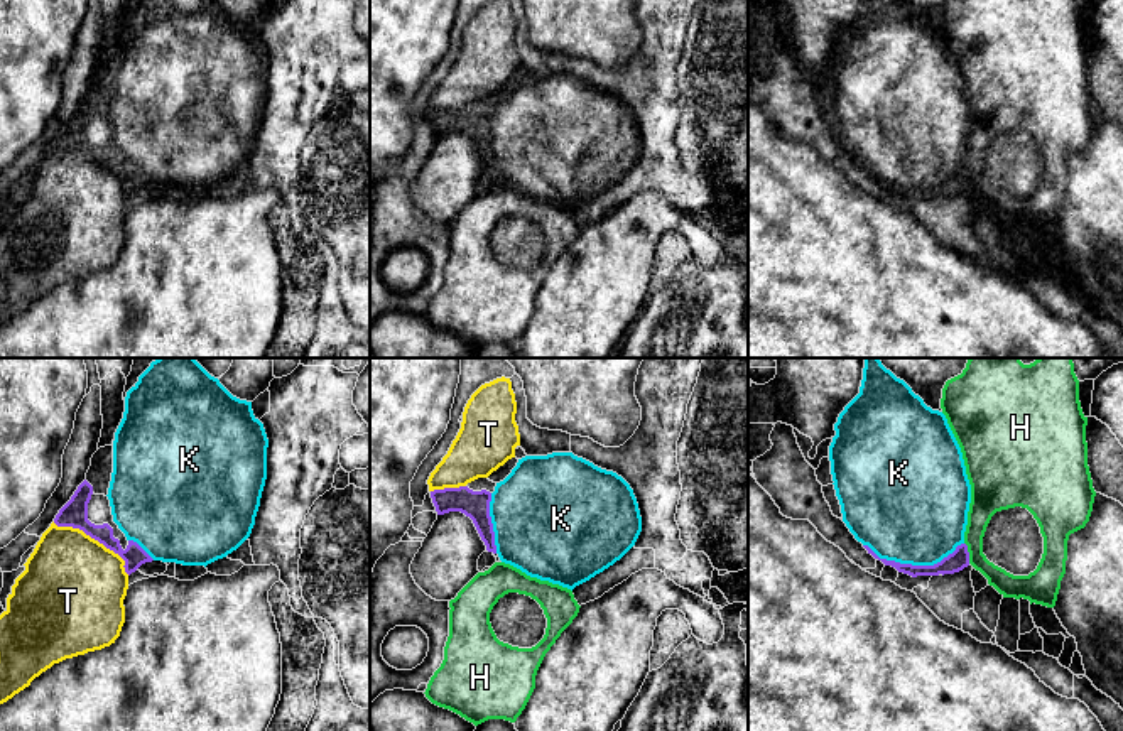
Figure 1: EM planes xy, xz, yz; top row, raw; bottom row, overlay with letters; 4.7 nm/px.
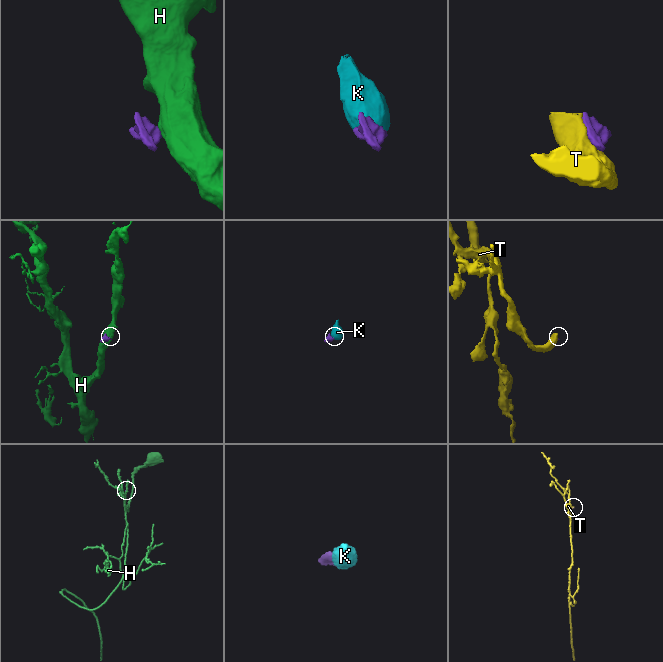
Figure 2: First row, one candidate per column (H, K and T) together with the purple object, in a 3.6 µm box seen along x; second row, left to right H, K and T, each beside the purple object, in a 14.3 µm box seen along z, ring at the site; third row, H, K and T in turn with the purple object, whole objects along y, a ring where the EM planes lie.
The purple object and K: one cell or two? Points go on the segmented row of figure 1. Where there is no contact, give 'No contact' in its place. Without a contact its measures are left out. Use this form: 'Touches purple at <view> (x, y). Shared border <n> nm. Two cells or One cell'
Touches purple at yz (911, 564). Shared border 480 nm. One cell

